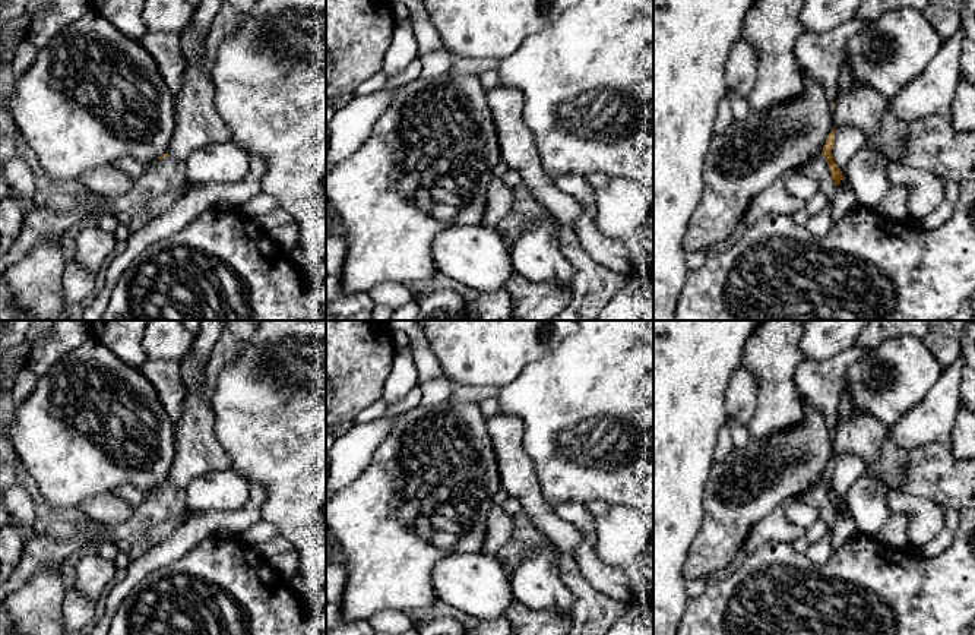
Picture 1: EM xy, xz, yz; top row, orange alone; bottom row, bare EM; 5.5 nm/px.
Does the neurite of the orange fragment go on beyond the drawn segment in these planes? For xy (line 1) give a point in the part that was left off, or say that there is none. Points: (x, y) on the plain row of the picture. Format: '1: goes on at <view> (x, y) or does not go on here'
1: does not go on here

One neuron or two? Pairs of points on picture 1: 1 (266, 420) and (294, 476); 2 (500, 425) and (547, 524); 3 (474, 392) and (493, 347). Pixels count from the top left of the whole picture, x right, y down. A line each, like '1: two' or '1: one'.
1: one
2: one
3: two

